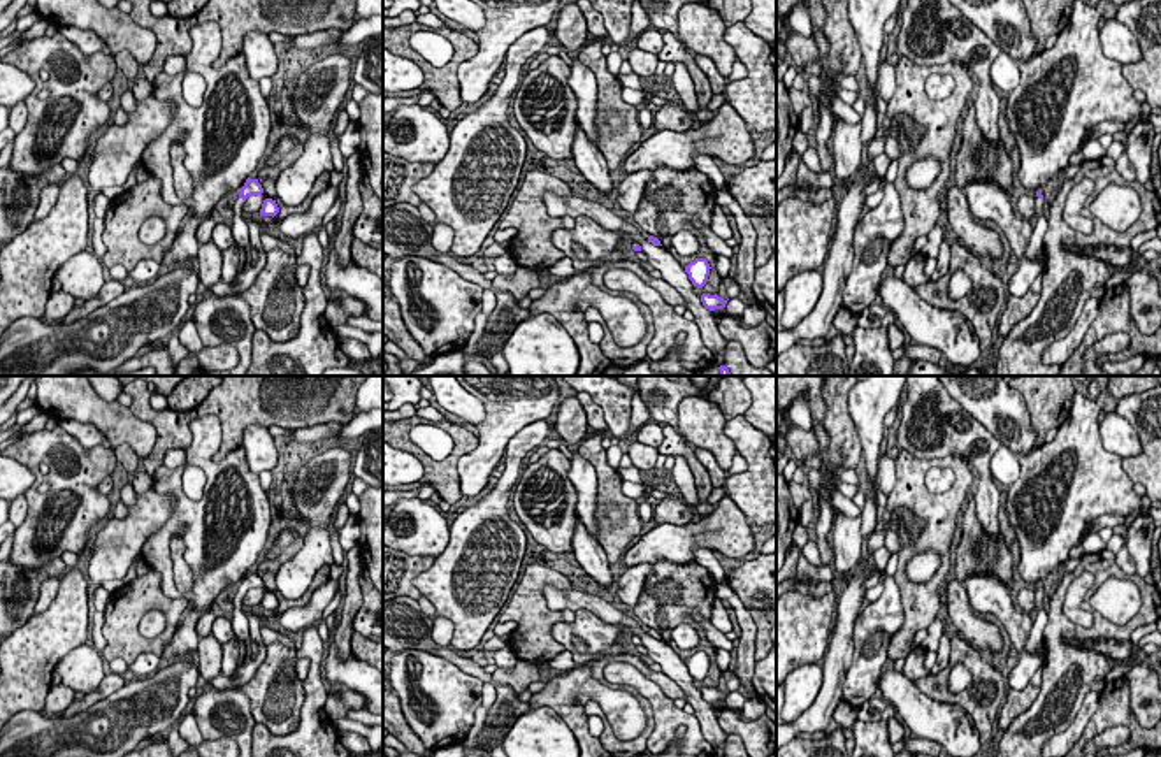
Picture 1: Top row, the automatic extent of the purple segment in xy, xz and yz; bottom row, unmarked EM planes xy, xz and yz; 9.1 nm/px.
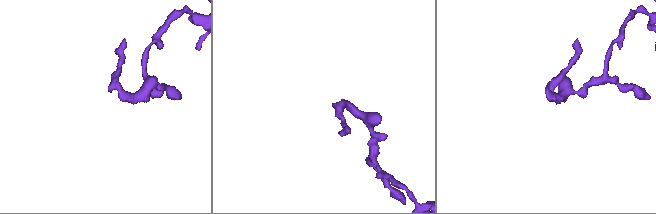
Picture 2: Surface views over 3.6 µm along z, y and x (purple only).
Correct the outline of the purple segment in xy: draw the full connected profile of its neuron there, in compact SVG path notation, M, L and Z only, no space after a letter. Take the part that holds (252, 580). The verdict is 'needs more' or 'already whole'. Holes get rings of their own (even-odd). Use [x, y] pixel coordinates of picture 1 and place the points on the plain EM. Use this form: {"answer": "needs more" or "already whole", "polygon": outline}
{"answer": "needs more", "polygon": "M248 571L234 599L232 627L234 627L235 641L241 652L239 662L237 662L239 667L246 666L251 660L249 622L242 613L242 599L248 590L262 588L262 587L263 587L263 581L258 576L258 573Z"}

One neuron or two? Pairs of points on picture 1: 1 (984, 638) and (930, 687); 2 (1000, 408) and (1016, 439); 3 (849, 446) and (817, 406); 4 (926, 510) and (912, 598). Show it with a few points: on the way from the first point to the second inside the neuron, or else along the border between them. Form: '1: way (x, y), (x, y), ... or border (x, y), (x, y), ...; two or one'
1: border (963, 638), (977, 648); two
2: way (1005, 415), (1016, 432); one
3: border (821, 394), (824, 417), (819, 422); two
4: way (930, 531), (901, 559), (901, 576); one

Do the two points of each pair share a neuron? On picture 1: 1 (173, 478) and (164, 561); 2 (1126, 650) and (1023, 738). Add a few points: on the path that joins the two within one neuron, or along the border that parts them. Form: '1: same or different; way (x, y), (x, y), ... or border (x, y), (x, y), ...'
1: same; way (180, 499), (180, 520), (162, 540)
2: different; border (1128, 640), (1084, 640), (1079, 645)

